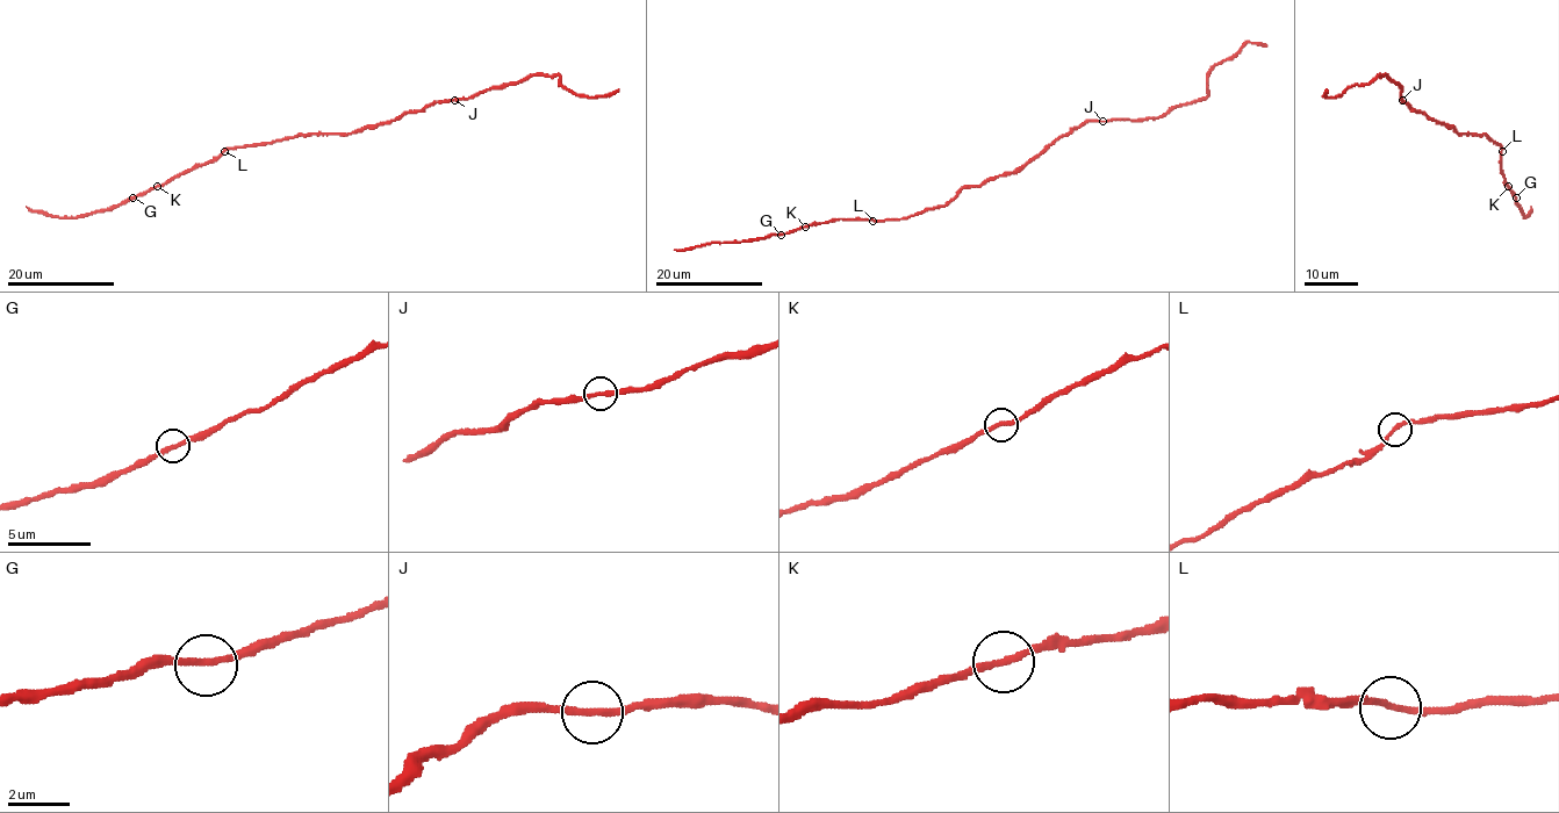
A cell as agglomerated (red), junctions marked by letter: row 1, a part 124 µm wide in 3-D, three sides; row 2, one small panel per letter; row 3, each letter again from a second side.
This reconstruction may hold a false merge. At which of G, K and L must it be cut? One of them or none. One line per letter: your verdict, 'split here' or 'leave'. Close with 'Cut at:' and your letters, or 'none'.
G: leave
K: leave
L: leave
Cut at: none

